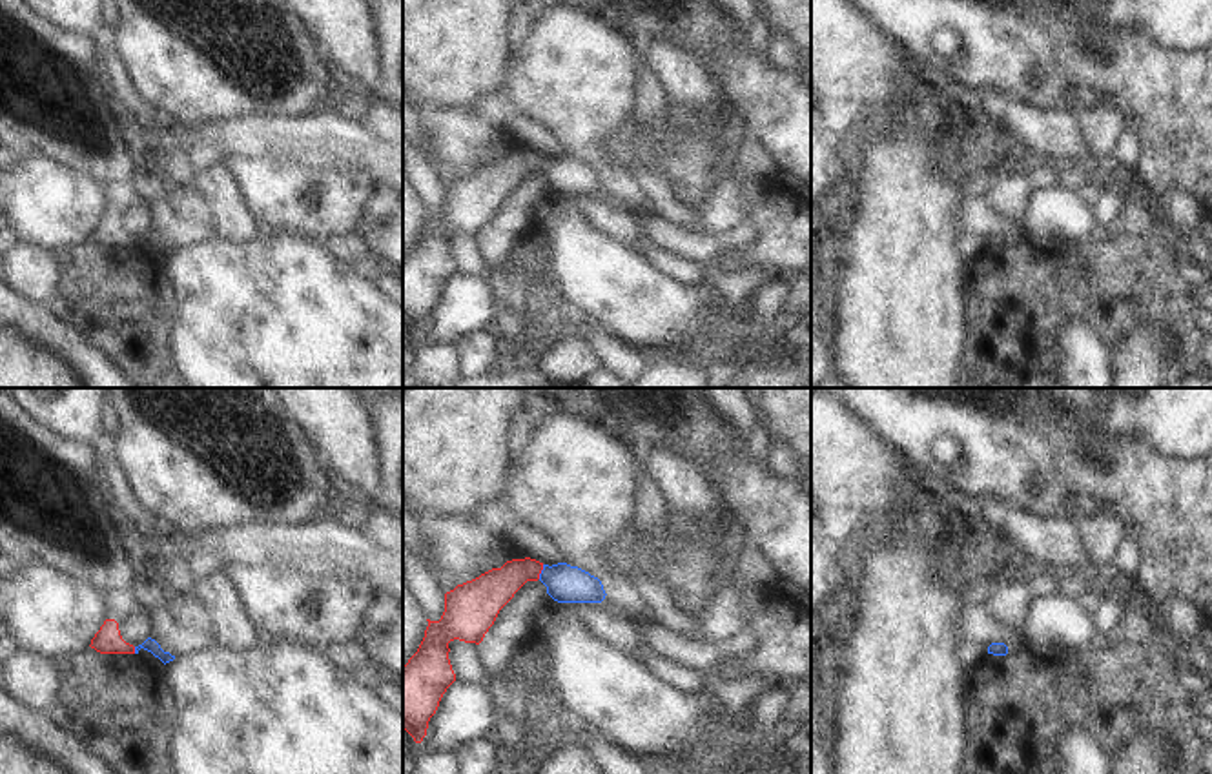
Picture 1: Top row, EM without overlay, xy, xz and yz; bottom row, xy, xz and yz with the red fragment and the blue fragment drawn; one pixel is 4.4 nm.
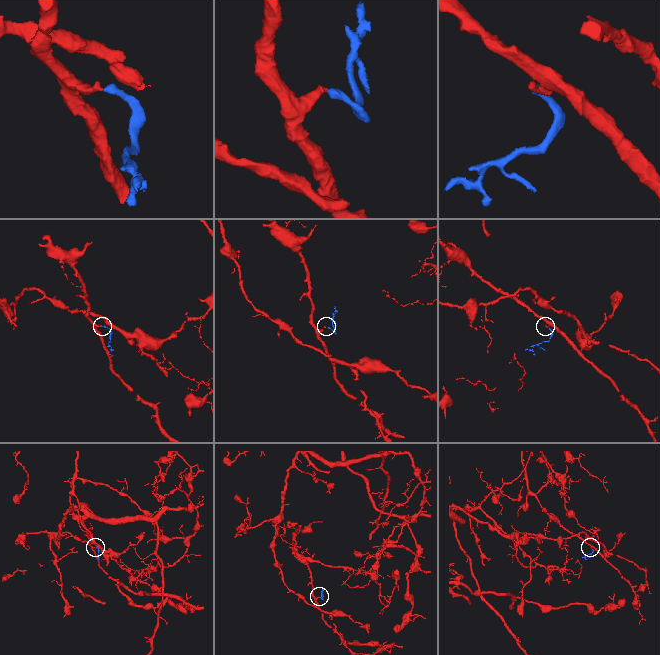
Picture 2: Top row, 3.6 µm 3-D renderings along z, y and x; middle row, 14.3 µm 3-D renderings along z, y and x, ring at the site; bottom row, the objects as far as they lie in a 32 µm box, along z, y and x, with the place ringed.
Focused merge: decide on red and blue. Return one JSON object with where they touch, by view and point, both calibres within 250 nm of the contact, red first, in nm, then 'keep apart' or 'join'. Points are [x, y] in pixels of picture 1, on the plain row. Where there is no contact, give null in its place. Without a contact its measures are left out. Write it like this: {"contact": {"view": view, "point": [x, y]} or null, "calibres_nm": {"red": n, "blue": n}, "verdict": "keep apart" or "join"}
{"contact": {"view": "xz", "point": [540, 164]}, "calibres_nm": {"red": 170, "blue": 170}, "verdict": "join"}

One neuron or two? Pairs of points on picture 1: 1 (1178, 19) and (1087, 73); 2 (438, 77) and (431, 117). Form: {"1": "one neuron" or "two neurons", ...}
{"1": "two neurons", "2": "two neurons"}

